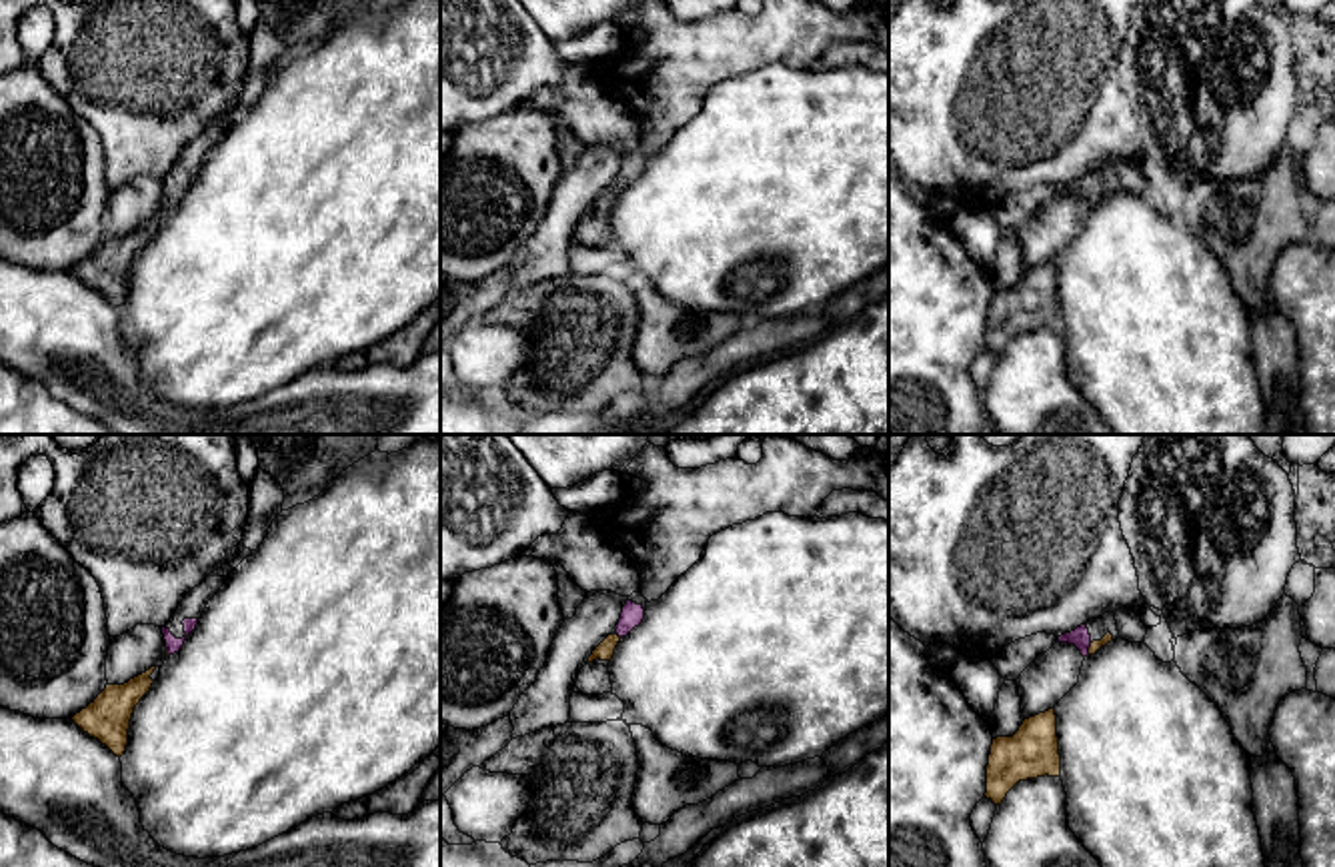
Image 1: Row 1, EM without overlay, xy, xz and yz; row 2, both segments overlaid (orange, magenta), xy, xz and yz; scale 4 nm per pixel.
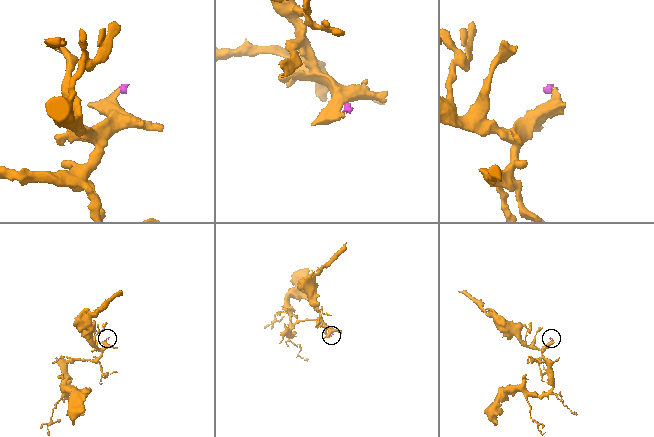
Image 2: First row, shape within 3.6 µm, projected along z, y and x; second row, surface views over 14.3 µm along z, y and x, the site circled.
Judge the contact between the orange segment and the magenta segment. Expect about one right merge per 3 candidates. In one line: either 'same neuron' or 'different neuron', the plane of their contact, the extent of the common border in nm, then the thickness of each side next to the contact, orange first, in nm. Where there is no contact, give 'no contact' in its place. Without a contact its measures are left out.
same neuron; contact in xz; length 40 nm; calibres 70 and 90 nm

